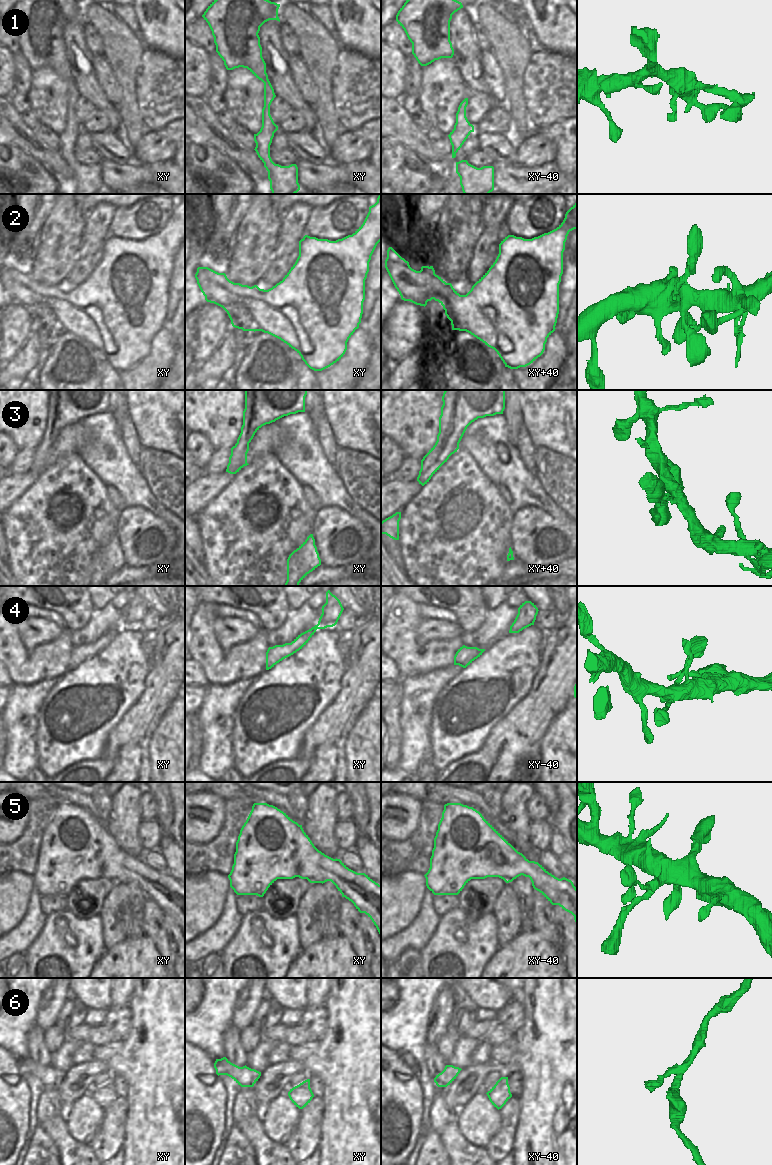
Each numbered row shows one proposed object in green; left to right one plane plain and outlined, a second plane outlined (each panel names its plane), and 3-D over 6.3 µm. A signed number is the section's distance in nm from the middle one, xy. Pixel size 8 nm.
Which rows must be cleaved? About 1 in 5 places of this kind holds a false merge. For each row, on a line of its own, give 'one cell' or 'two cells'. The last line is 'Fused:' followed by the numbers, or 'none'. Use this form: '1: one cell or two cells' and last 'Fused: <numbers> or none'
1: one cell
2: one cell
3: two cells
4: one cell
5: one cell
6: one cell
Fused: 3

